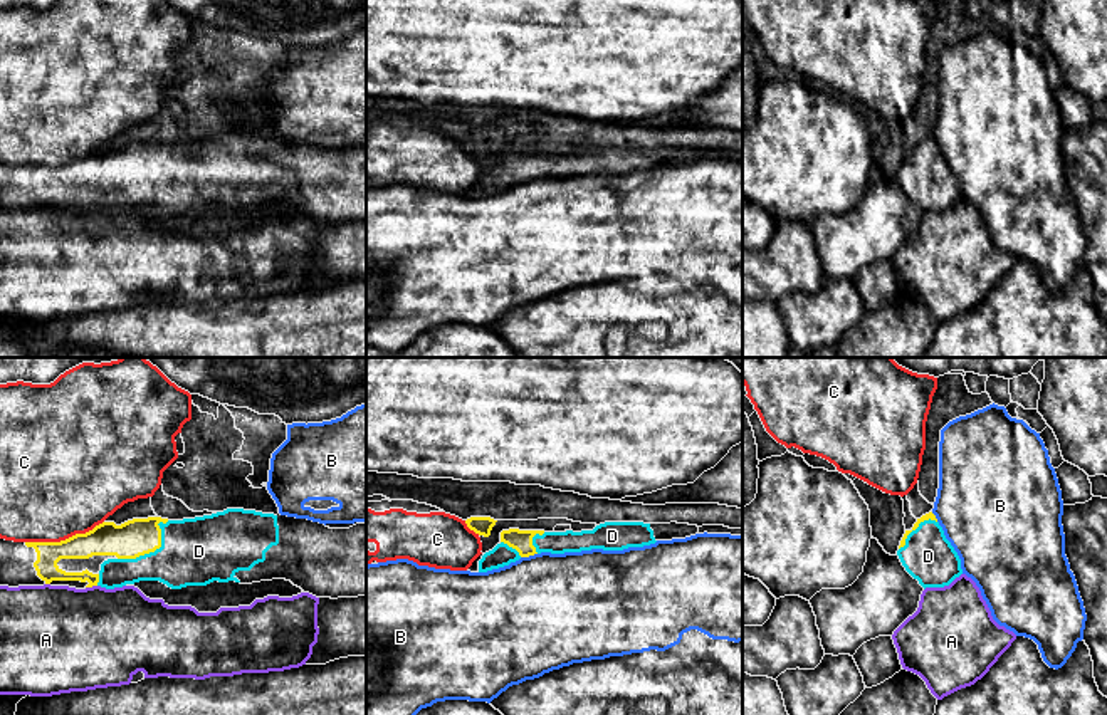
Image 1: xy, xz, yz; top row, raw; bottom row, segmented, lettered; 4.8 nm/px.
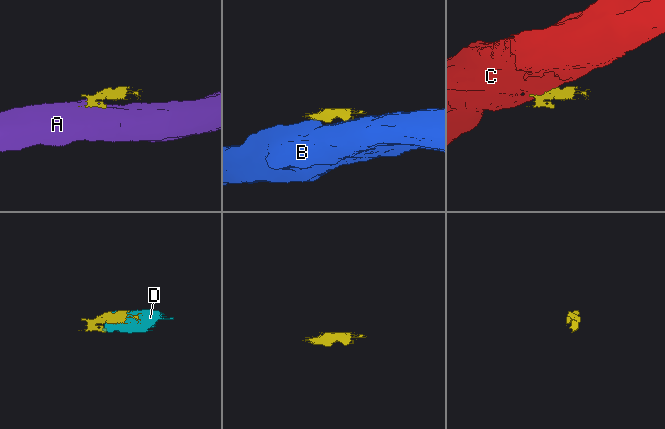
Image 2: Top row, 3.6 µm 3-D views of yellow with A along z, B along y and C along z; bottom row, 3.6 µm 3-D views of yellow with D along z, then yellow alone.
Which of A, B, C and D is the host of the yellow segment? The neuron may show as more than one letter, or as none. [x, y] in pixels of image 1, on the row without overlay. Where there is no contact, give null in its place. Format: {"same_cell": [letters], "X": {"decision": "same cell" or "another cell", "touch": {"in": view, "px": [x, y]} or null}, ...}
{"same_cell": ["D"], "A": {"decision": "another cell", "touch": {"in": "xy", "px": [91, 210]}}, "B": {"decision": "another cell", "touch": {"in": "xz", "px": [528, 180]}}, "C": {"decision": "another cell", "touch": {"in": "xy", "px": [66, 163]}}, "D": {"decision": "same cell", "touch": {"in": "xy", "px": [155, 173]}}}

